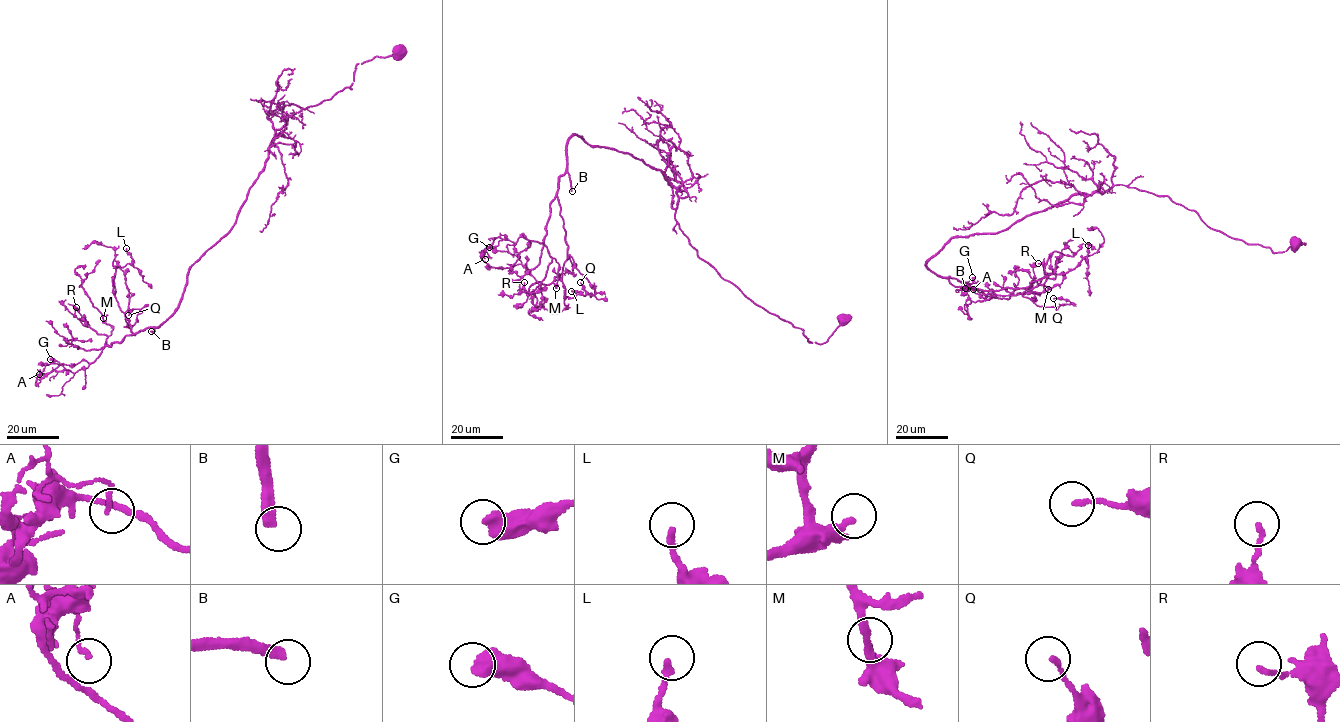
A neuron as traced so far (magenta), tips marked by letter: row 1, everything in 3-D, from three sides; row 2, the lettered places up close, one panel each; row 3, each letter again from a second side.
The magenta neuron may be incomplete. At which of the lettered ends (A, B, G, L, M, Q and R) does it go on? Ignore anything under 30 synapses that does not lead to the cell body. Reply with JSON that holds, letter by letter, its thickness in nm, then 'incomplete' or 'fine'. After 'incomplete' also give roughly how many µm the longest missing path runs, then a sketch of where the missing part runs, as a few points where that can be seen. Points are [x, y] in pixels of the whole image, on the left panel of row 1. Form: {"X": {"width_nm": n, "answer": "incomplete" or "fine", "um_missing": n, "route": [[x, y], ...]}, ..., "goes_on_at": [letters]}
{"A": {"width_nm": 130, "answer": "fine"}, "B": {"width_nm": 360, "answer": "incomplete", "um_missing": 80, "route": [[151, 331], [154, 337], [165, 329], [161, 309], [163, 294], [151, 290], [153, 297], [138, 301]]}, "G": {"width_nm": 480, "answer": "fine"}, "L": {"width_nm": 200, "answer": "fine"}, "M": {"width_nm": 360, "answer": "fine"}, "Q": {"width_nm": 150, "answer": "fine"}, "R": {"width_nm": 140, "answer": "fine"}, "goes_on_at": ["B"]}

